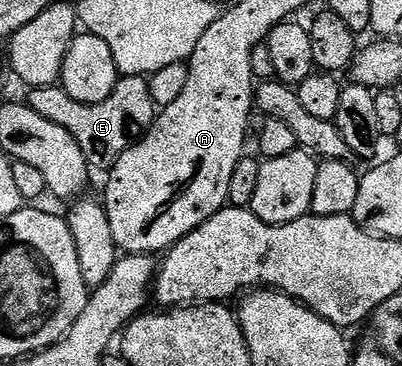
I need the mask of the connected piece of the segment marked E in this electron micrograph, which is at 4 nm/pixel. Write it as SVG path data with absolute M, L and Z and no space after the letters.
M120 77L118 84L101 100L101 104L81 104L65 92L62 85L36 86L25 98L26 105L33 108L45 120L53 120L53 124L61 124L77 145L81 152L85 152L88 167L96 171L110 171L123 153L135 145L147 130L154 124L157 117L157 107L151 99L151 83L146 77L128 78Z

